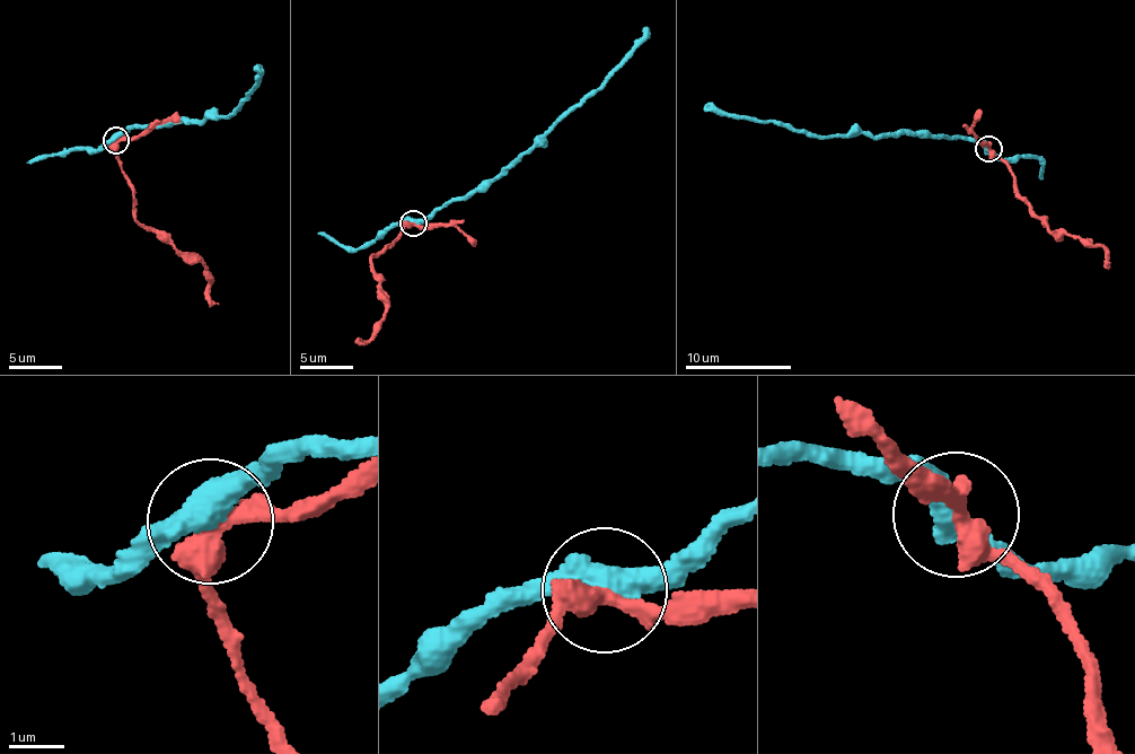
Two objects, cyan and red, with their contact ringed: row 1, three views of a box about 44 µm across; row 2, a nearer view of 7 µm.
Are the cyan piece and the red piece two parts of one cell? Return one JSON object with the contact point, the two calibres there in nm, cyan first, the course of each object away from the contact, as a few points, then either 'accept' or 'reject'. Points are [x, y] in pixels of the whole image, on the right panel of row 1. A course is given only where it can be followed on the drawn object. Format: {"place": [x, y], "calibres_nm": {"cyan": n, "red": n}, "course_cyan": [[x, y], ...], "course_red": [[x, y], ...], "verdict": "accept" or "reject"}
{"place": [988, 149], "calibres_nm": {"cyan": 440, "red": 380}, "course_cyan": [[987, 149], [978, 142], [900, 129], [877, 136], [809, 133], [732, 119], [706, 106]], "course_red": [[987, 149], [1008, 167], [1015, 195], [1041, 216], [1049, 233], [1096, 243], [1107, 265]], "verdict": "reject"}

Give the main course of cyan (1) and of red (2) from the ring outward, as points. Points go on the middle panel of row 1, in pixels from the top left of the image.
1: (413, 222), (427, 219), (447, 204), (486, 190), (508, 175), (574, 110), (628, 51), (645, 38), (644, 28)
2: (413, 222), (371, 259), (386, 316), (376, 335), (360, 339), (363, 343)

